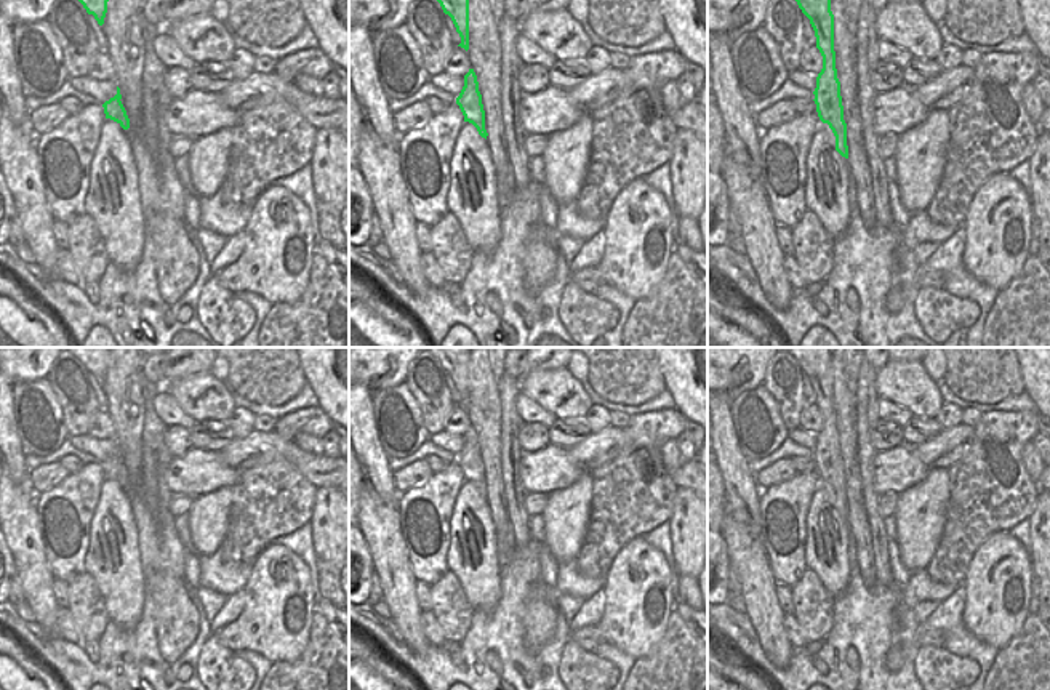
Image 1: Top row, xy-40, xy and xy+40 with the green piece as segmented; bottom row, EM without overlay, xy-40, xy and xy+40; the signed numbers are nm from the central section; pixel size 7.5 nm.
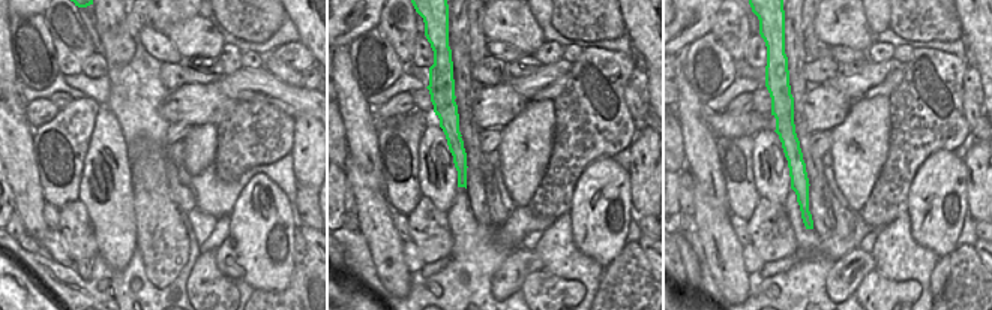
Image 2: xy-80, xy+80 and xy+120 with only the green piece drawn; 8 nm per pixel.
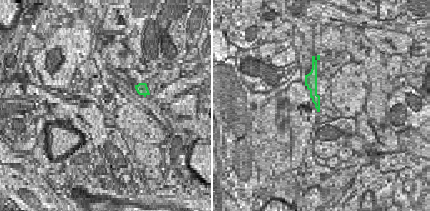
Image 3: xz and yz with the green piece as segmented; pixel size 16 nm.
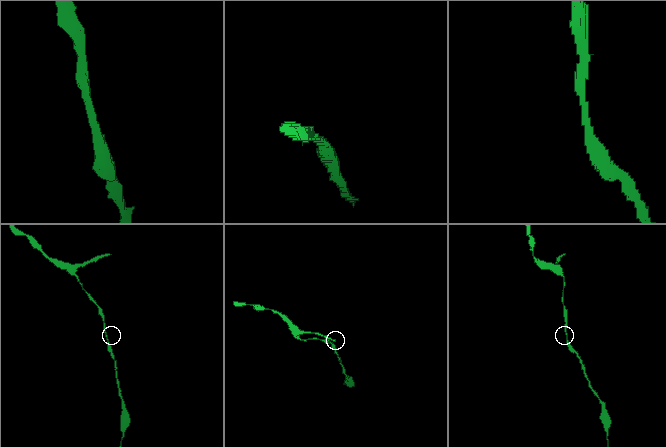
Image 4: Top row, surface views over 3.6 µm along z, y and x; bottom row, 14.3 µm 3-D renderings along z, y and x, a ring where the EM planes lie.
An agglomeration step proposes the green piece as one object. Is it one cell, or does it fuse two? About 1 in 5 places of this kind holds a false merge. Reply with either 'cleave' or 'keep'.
keep

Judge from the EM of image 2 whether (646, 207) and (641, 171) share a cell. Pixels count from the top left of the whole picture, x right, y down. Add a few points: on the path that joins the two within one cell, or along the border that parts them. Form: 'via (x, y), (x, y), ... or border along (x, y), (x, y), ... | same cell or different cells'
via (646, 198), (646, 180) | same cell

